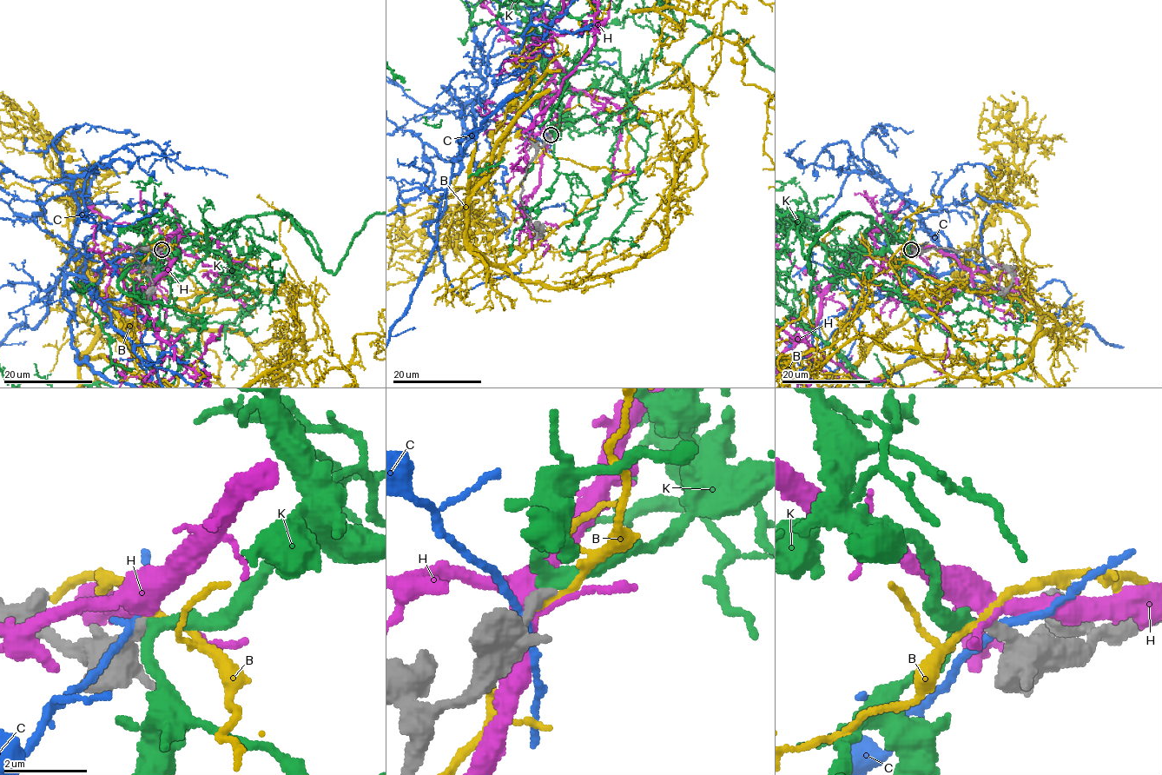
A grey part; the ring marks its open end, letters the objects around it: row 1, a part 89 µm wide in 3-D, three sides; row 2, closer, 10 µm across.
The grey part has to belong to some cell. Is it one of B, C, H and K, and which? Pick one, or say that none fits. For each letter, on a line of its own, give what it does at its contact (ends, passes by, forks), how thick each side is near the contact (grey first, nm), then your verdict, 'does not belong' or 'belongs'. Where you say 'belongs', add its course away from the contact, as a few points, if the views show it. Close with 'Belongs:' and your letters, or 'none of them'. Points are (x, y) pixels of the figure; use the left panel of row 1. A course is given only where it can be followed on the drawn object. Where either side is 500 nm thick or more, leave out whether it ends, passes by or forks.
B: it passes by; calibres 320 and 170 nm; does not belong
C: calibres 500 and 180 nm; does not belong
H: it forks; calibres 320 and 420 nm; does not belong
K: it passes by; calibres 320 and 280 nm; belongs; course (161, 249), (177, 237), (153, 271), (182, 276), (207, 252), (194, 210), (224, 221), (282, 281), (269, 300)
Belongs: K

